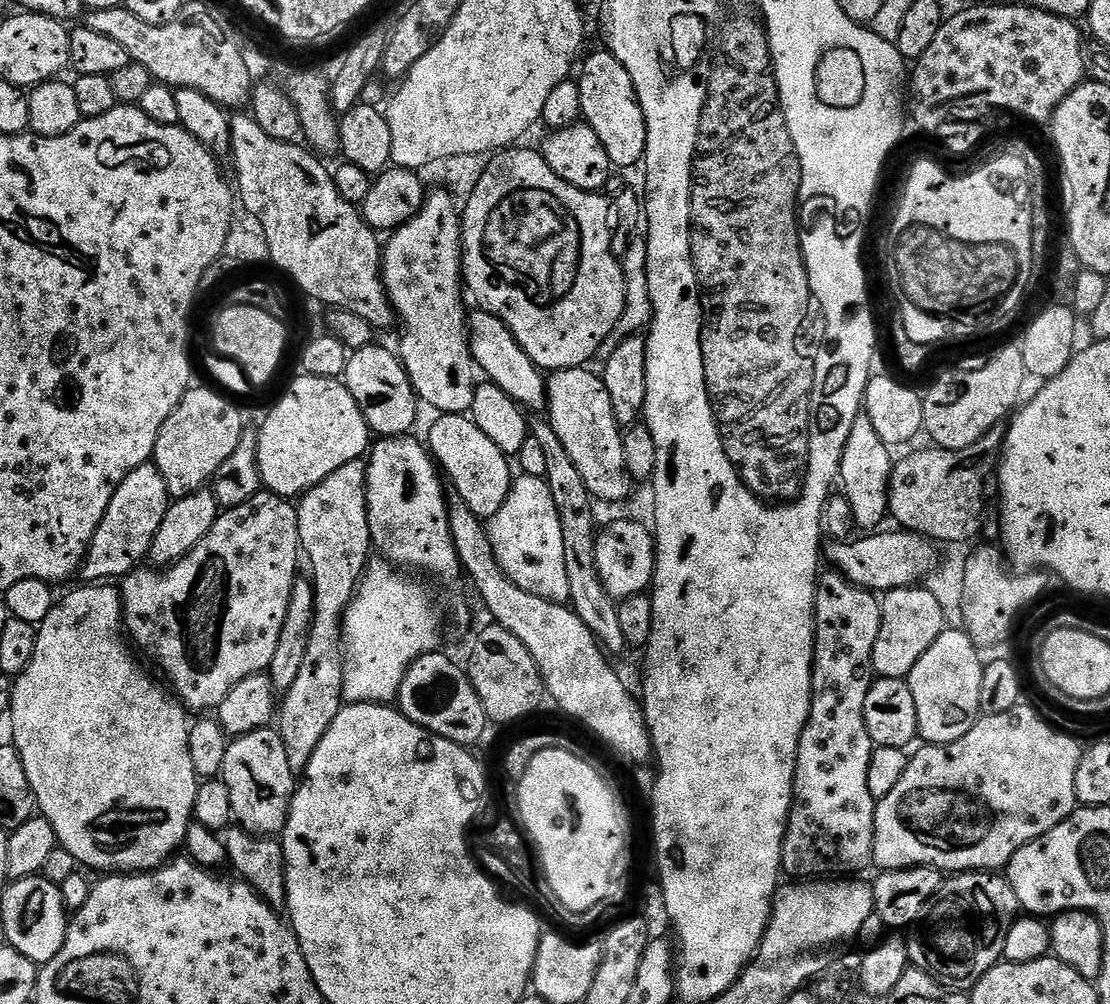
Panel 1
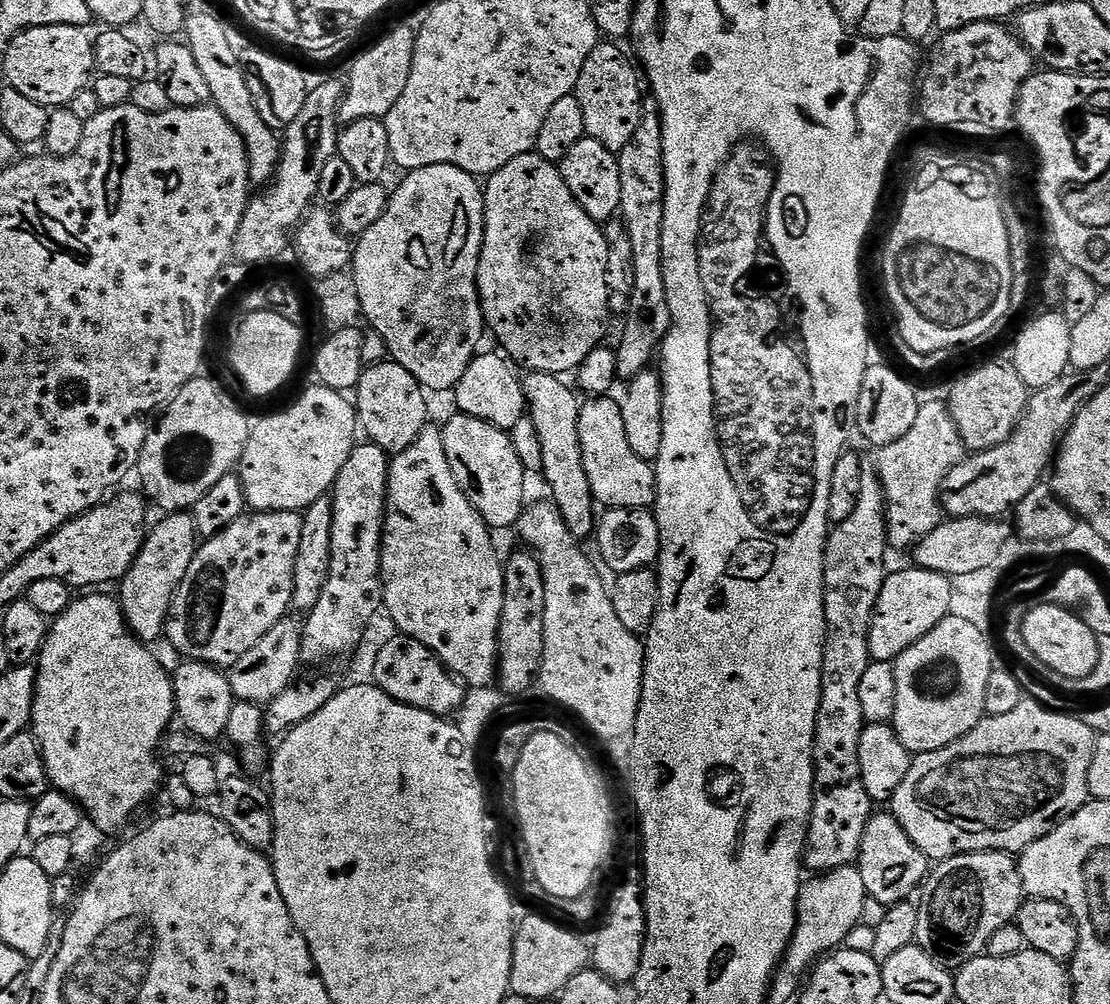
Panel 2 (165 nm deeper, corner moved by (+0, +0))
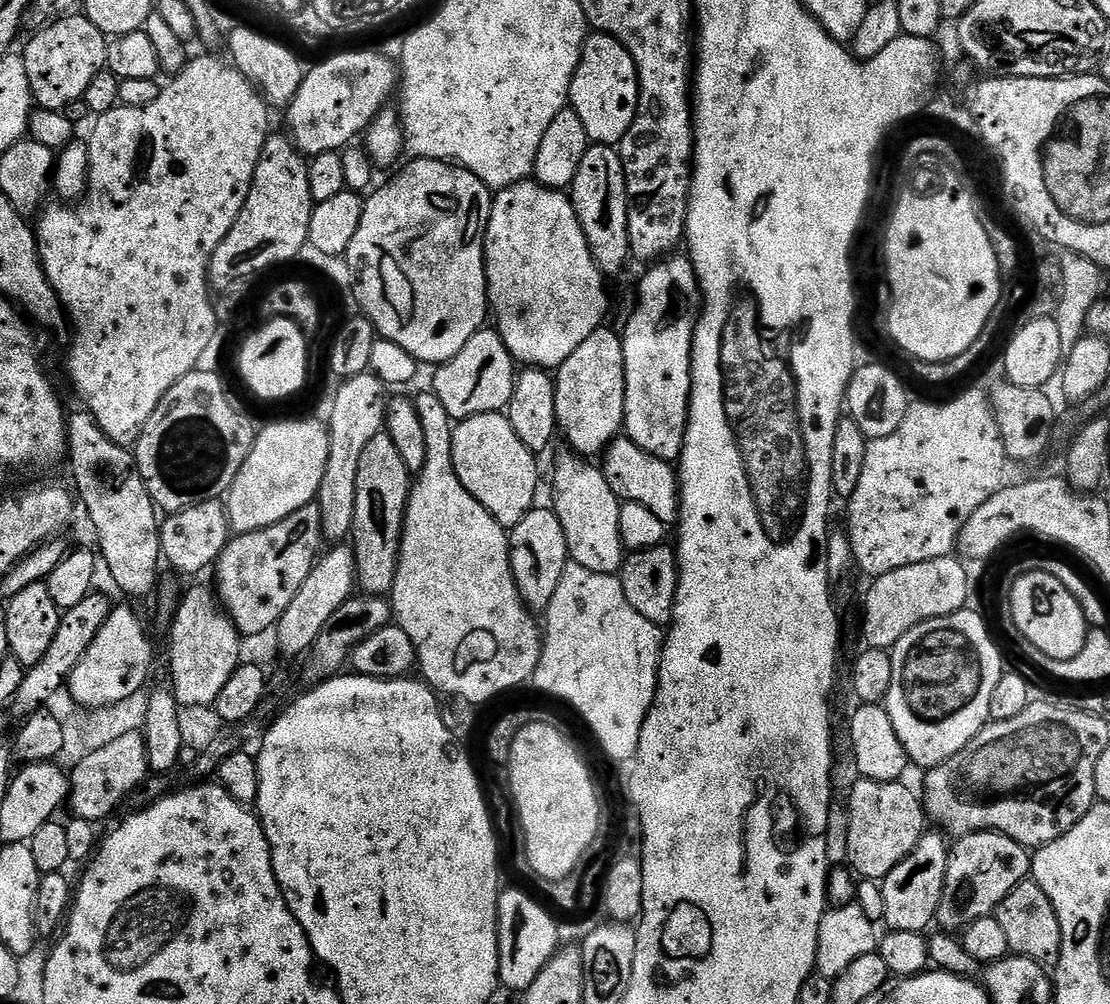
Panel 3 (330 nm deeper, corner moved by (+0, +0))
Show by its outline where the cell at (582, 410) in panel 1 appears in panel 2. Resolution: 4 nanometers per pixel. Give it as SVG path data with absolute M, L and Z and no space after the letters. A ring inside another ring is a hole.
M605 394L588 398L581 403L578 418L578 438L582 442L582 462L586 470L586 478L590 482L592 499L597 505L609 508L647 508L656 503L656 470L649 461L638 458L634 454L630 442L626 439L626 422L622 422L622 410L611 395Z

